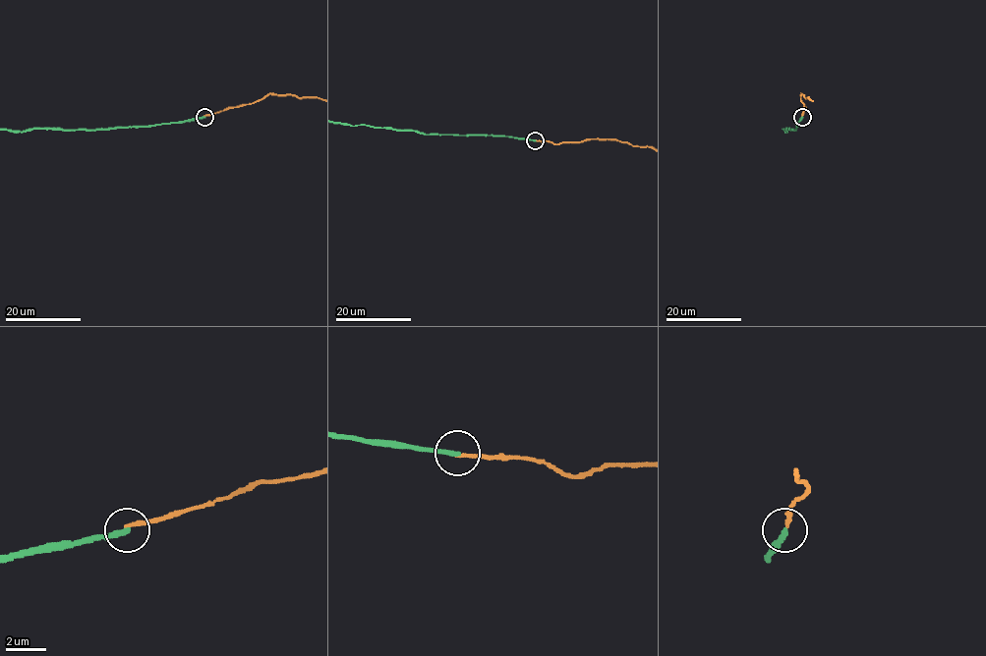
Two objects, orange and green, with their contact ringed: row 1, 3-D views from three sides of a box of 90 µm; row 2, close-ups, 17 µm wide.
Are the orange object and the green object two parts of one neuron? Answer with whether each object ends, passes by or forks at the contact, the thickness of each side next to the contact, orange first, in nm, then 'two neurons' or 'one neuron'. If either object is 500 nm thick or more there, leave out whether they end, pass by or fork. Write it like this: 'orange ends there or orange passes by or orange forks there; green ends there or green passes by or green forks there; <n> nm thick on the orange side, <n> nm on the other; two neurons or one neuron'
orange ends there; green ends there; 180 nm thick on the orange side, 240 nm on the other; two neurons

